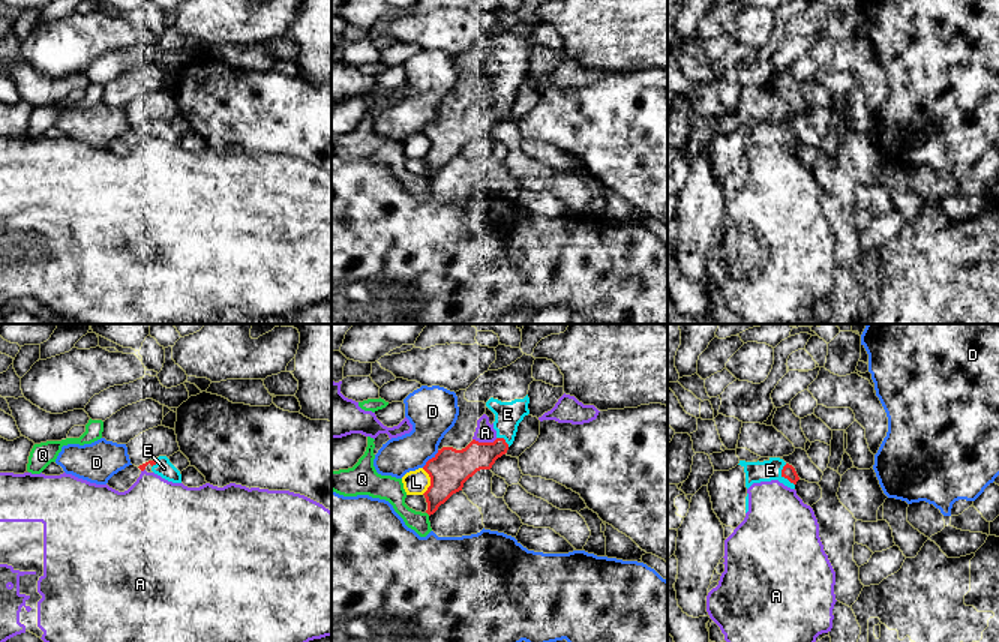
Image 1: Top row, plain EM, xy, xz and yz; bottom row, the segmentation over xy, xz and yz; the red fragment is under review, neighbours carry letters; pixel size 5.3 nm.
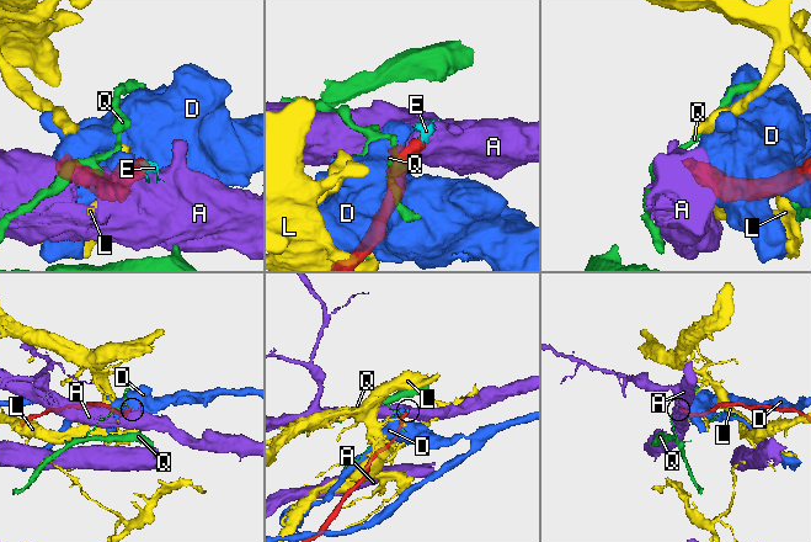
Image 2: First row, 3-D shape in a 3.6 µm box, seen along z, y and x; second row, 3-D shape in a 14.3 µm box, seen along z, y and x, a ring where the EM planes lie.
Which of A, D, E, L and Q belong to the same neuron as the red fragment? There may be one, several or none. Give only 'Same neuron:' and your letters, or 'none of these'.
Same neuron: E

